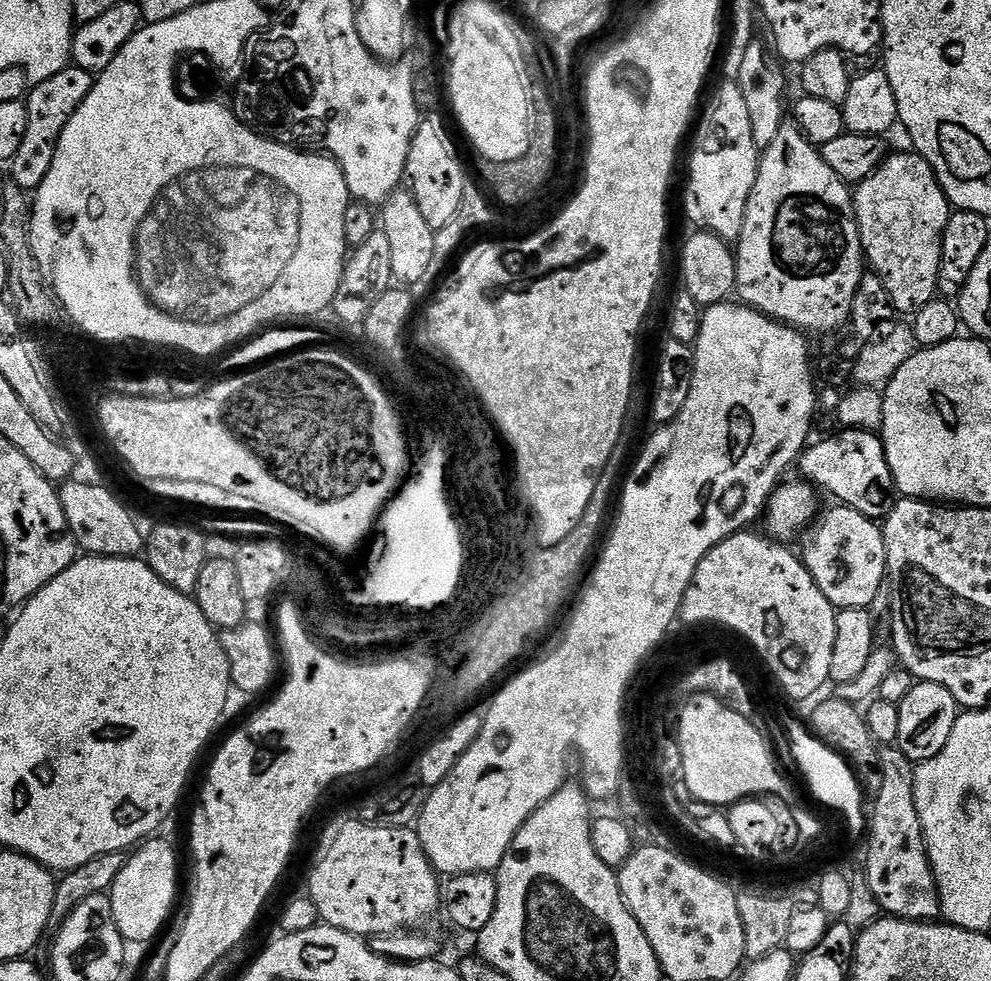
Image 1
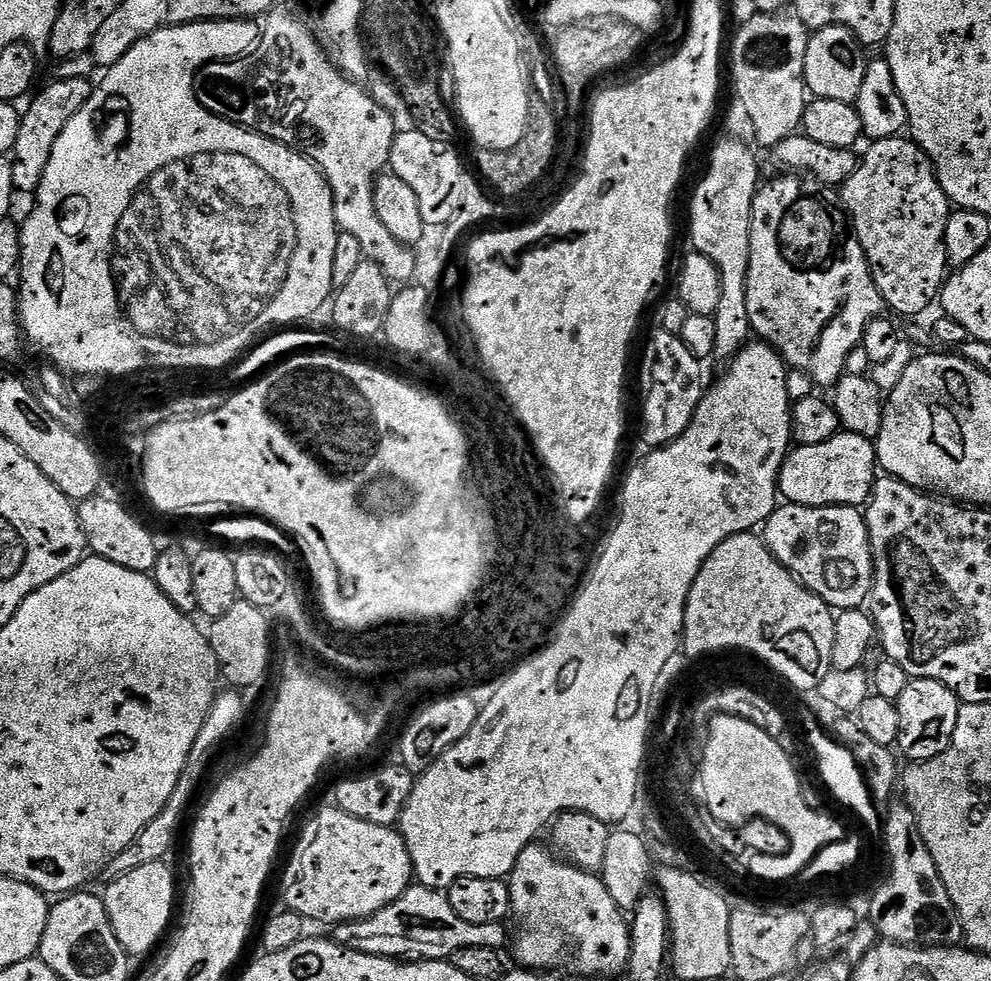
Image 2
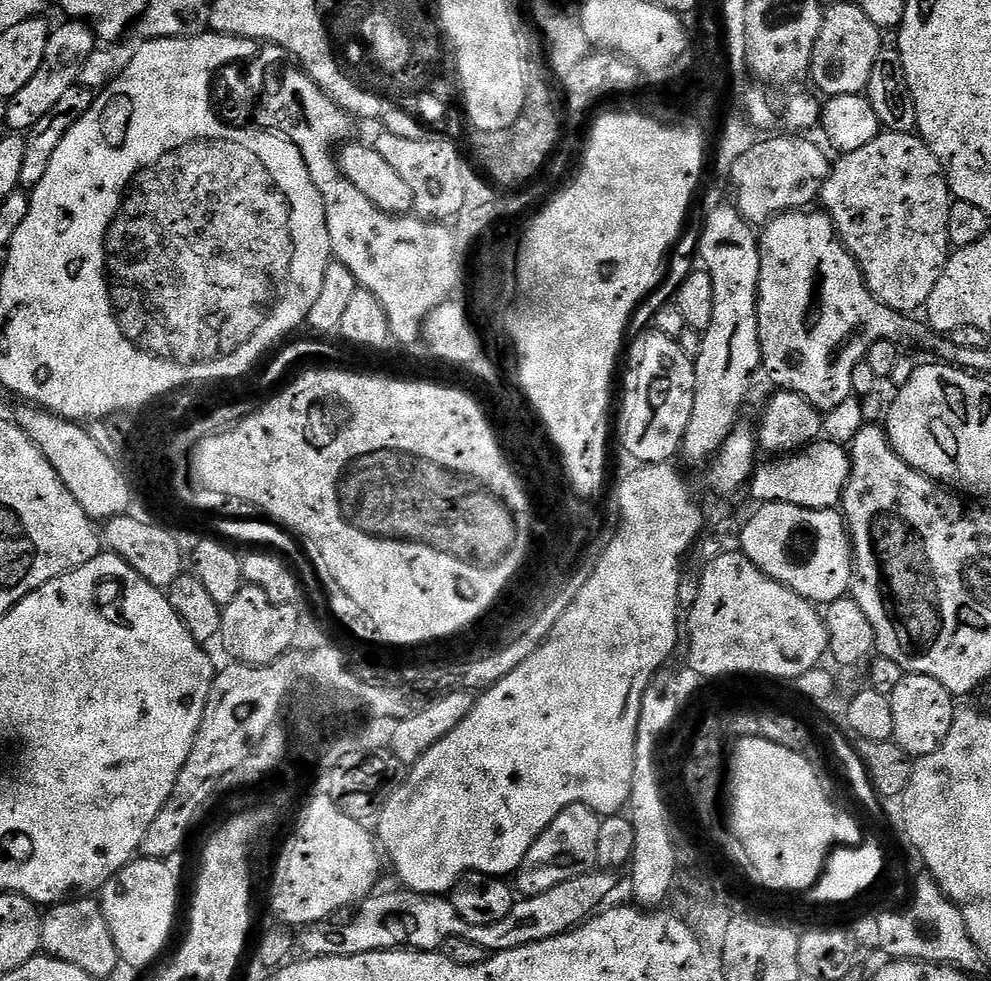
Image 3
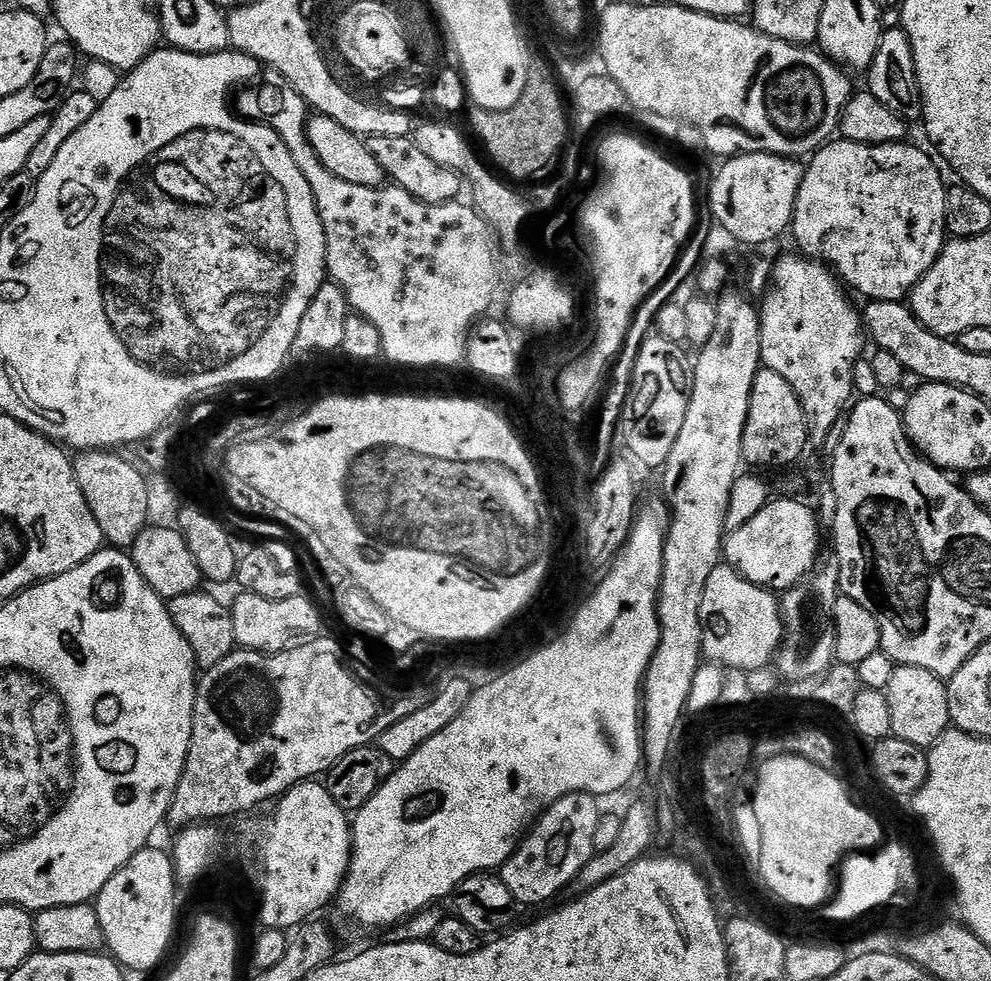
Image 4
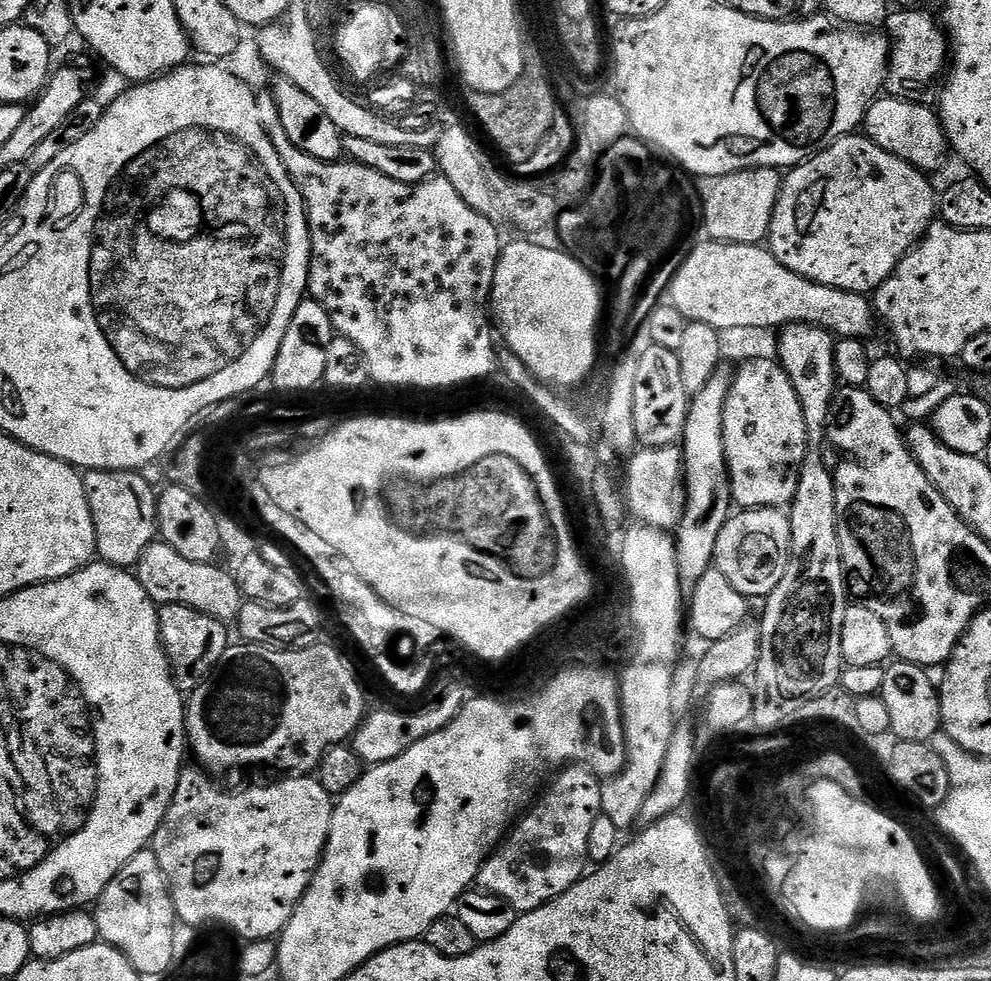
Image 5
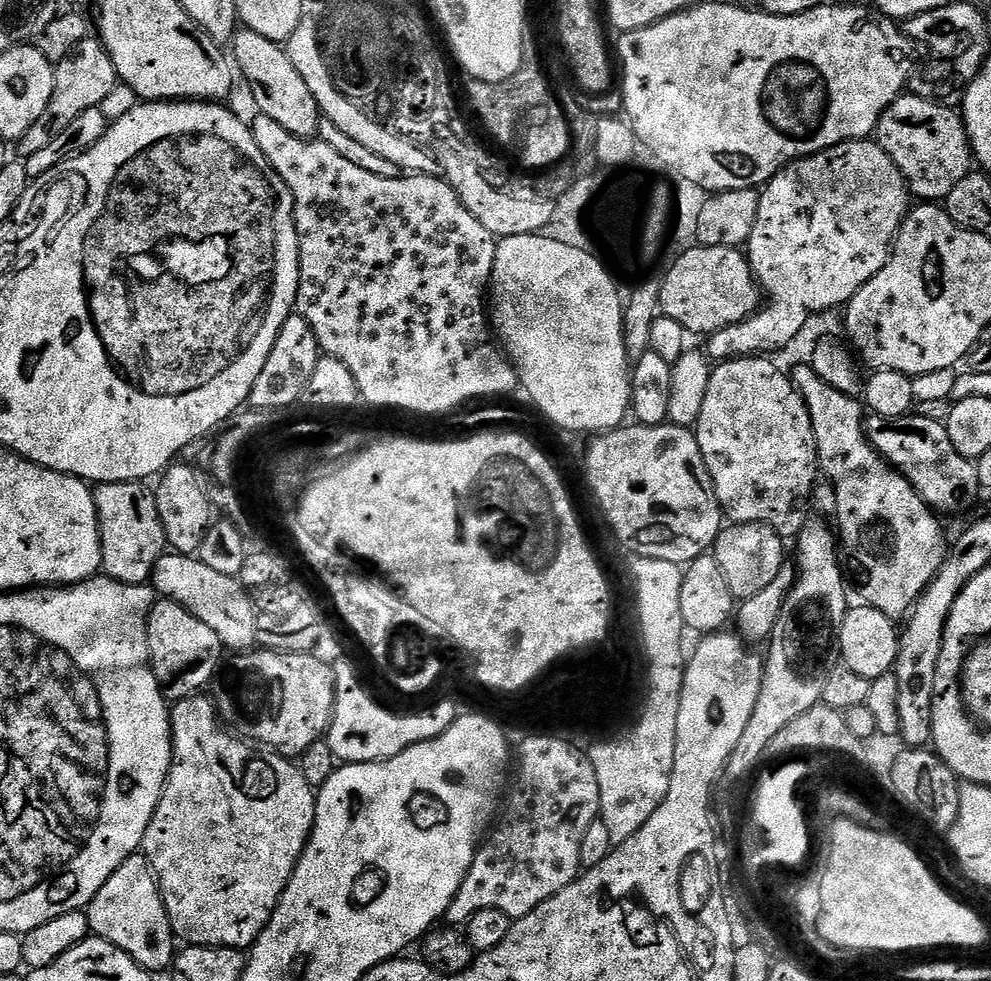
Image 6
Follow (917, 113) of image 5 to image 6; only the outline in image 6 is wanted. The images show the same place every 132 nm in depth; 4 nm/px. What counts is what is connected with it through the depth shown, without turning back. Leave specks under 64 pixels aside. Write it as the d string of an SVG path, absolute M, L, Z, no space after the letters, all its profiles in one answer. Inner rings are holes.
M900 95L880 115L874 139L904 175L909 193L920 202L942 202L974 168L963 115L955 107L926 102L926 98Z

